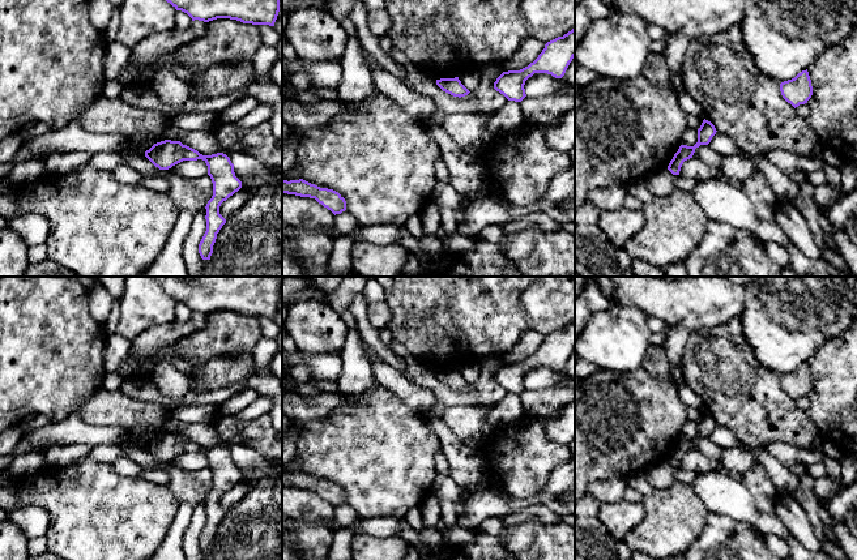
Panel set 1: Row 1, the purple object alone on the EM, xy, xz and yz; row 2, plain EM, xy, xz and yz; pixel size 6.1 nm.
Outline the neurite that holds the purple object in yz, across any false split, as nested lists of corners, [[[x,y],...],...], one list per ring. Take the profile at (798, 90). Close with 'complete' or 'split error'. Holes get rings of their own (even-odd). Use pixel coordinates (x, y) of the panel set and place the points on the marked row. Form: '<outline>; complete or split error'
[[[807,69],[798,73],[794,78],[780,84],[783,98],[794,108],[807,103],[813,95],[811,80]]]; complete

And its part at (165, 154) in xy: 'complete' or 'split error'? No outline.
complete

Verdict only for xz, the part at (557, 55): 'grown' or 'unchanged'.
unchanged

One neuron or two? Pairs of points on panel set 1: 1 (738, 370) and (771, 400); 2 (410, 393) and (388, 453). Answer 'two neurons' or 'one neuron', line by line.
1: one neuron
2: two neurons

